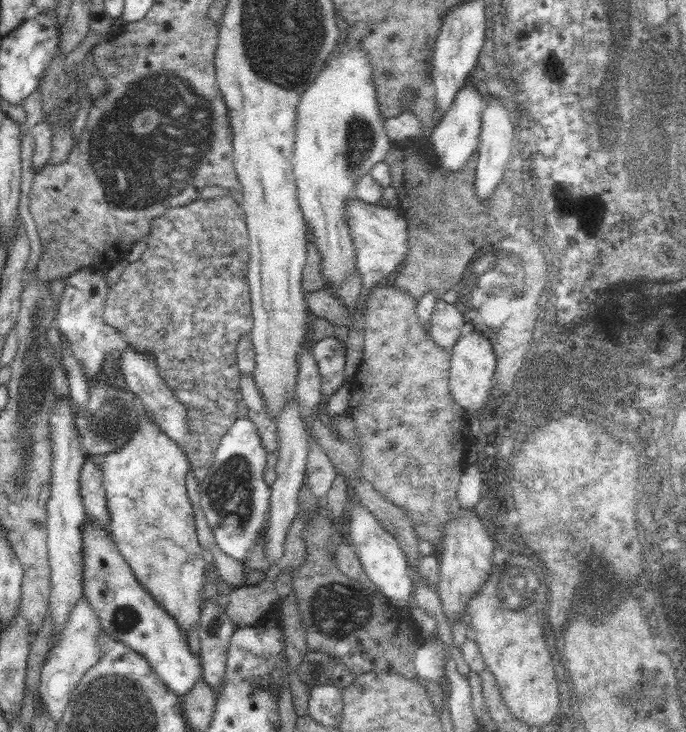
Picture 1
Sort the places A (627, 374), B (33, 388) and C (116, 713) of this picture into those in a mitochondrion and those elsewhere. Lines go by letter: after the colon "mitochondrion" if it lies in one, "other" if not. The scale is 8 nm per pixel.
A: mitochondrion
B: mitochondrion
C: mitochondrion

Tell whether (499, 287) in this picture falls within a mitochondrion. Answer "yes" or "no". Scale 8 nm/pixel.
yes

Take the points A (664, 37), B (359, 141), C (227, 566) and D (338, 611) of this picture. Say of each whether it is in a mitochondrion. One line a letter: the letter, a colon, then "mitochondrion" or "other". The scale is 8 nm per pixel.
A: other
B: mitochondrion
C: other
D: mitochondrion

